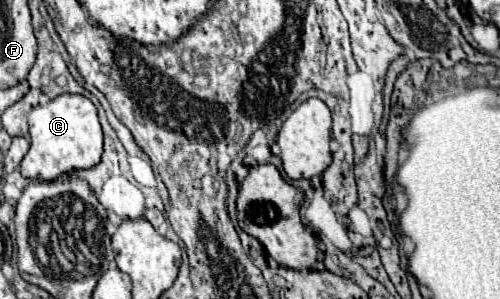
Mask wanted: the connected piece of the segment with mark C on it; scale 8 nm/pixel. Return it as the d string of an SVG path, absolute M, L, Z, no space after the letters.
M62 94L54 100L50 100L44 106L38 106L30 112L28 116L28 126L30 126L30 150L24 156L22 164L20 164L20 174L24 178L30 180L56 180L62 174L70 174L74 170L82 170L82 168L92 168L102 160L102 128L98 122L98 114L96 114L96 106L80 94Z

